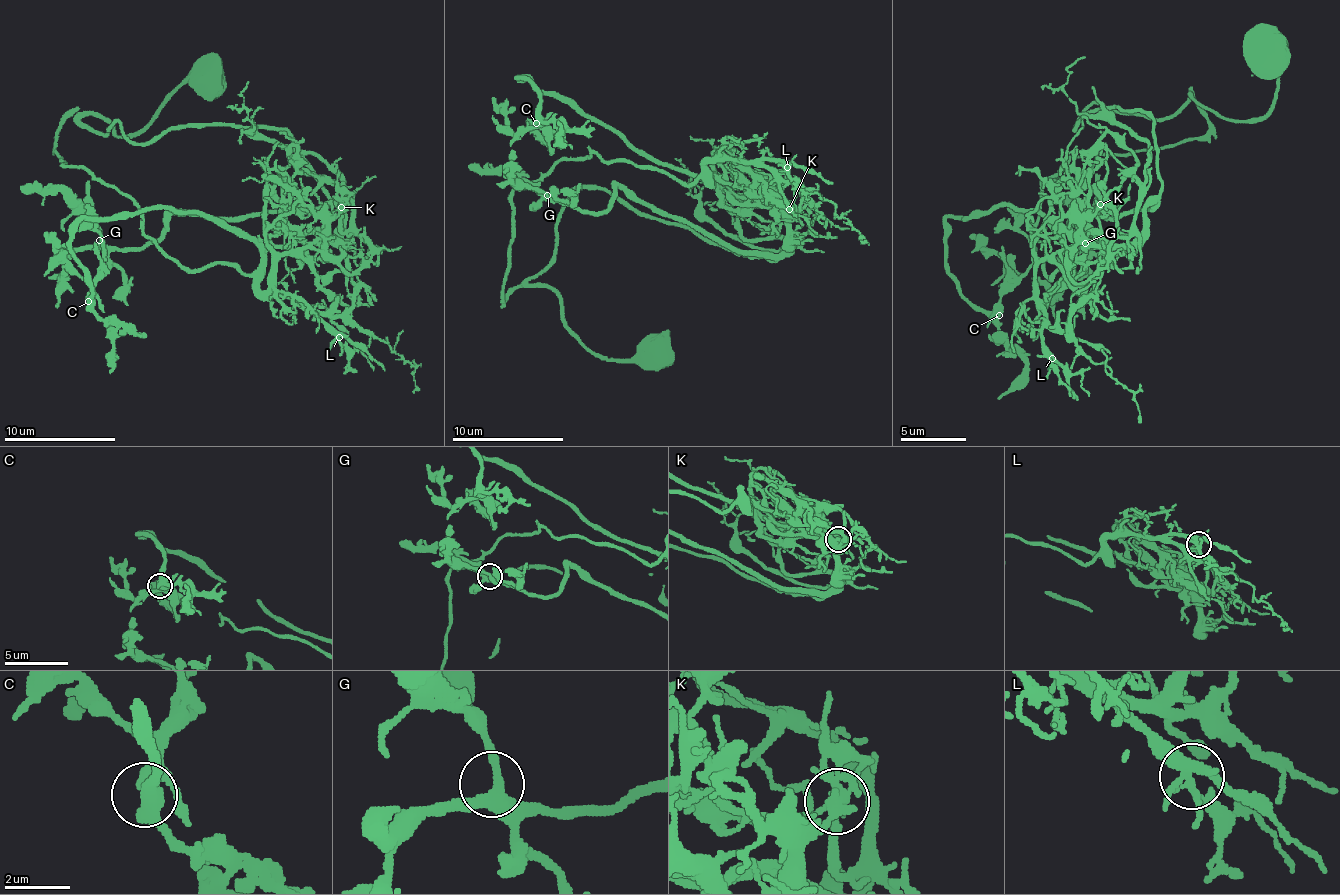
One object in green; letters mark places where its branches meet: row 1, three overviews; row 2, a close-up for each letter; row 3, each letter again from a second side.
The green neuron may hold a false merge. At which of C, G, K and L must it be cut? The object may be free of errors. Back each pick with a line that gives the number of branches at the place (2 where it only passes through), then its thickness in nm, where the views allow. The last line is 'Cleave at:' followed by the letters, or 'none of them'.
K: 4 branches meet; 320 nm thick
Cleave at: K

